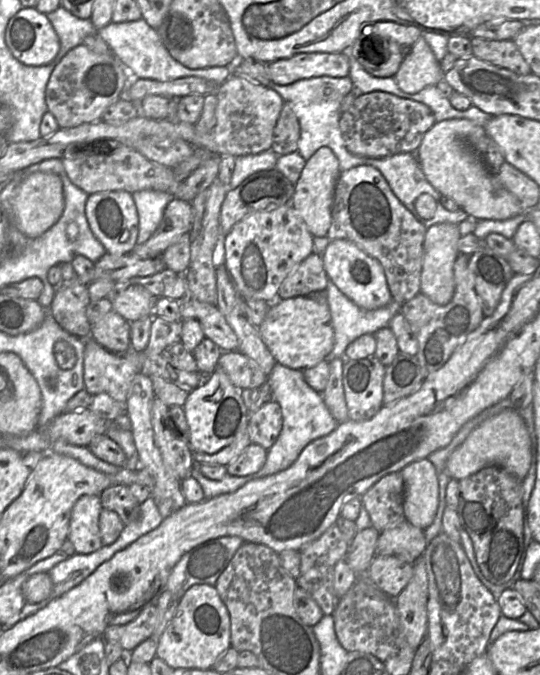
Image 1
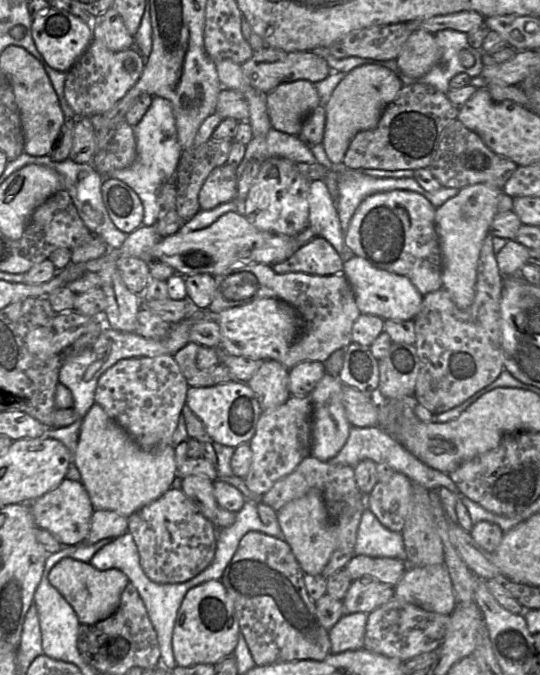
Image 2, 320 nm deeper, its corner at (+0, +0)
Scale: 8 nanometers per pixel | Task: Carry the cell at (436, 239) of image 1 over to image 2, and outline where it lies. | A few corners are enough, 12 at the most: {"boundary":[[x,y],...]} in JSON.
{"boundary":[[466,186],[436,209],[442,287],[460,309],[502,189]]}

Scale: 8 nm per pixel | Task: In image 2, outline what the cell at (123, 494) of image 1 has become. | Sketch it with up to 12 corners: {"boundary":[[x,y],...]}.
{"boundary":[[179,488],[127,519],[153,582],[213,561],[217,529]]}

